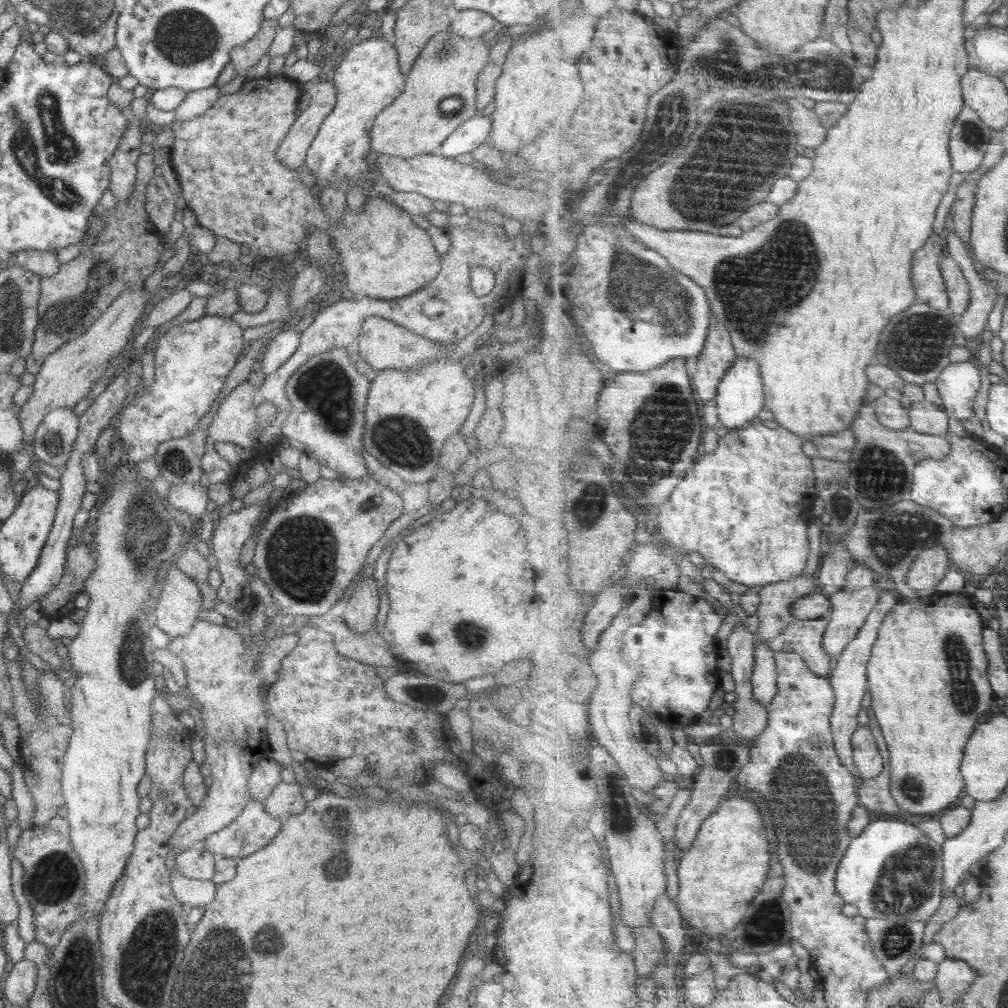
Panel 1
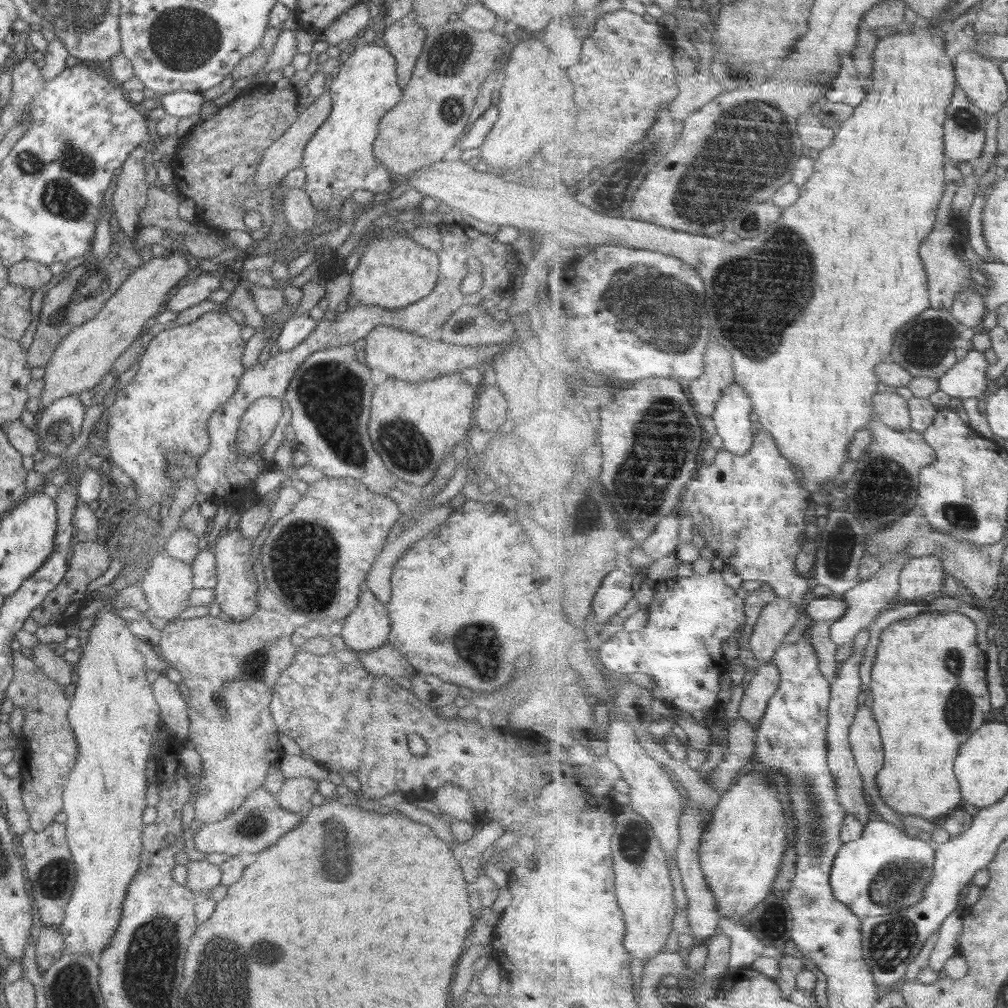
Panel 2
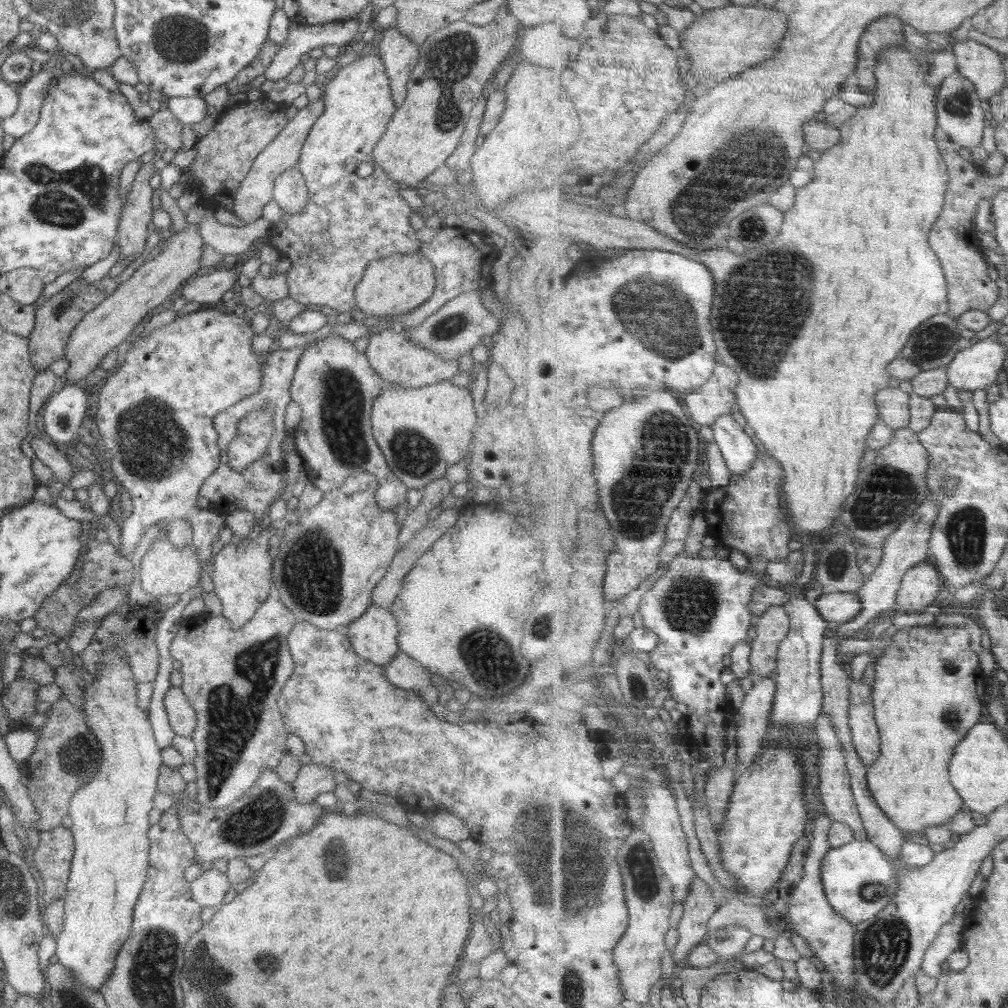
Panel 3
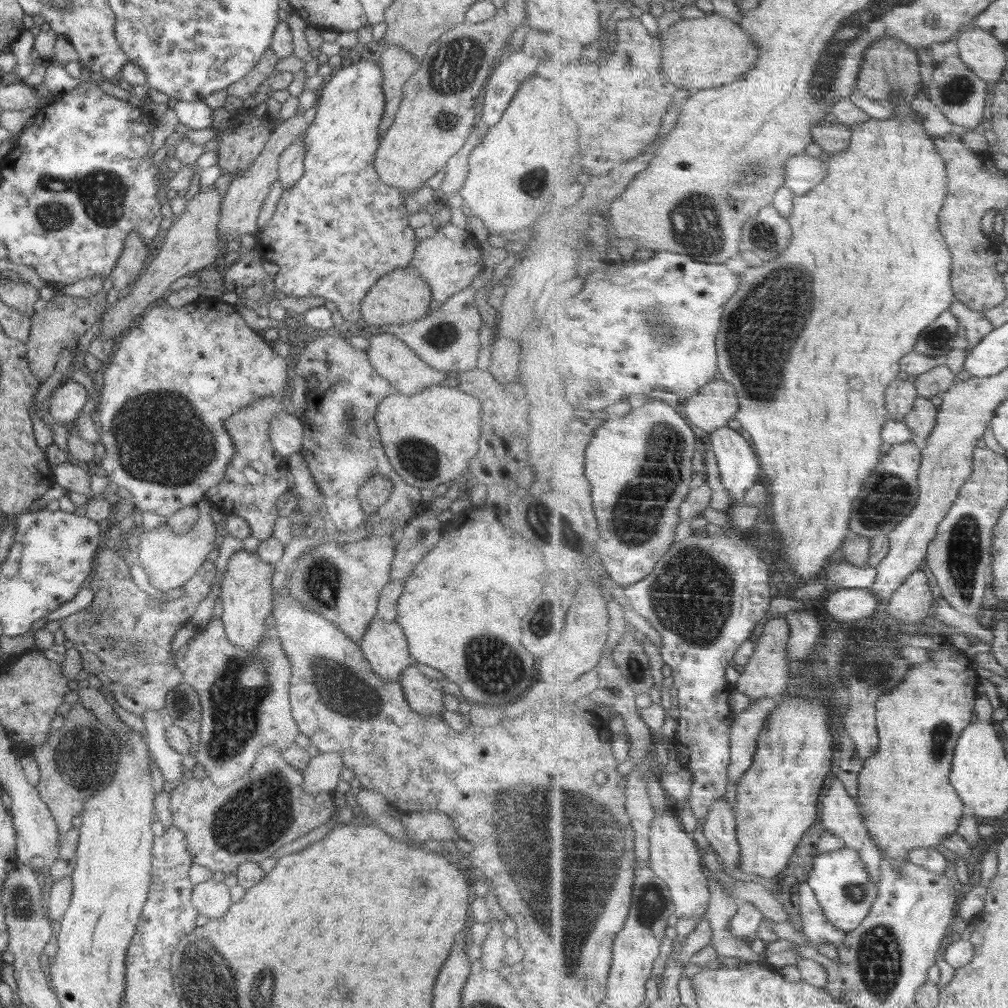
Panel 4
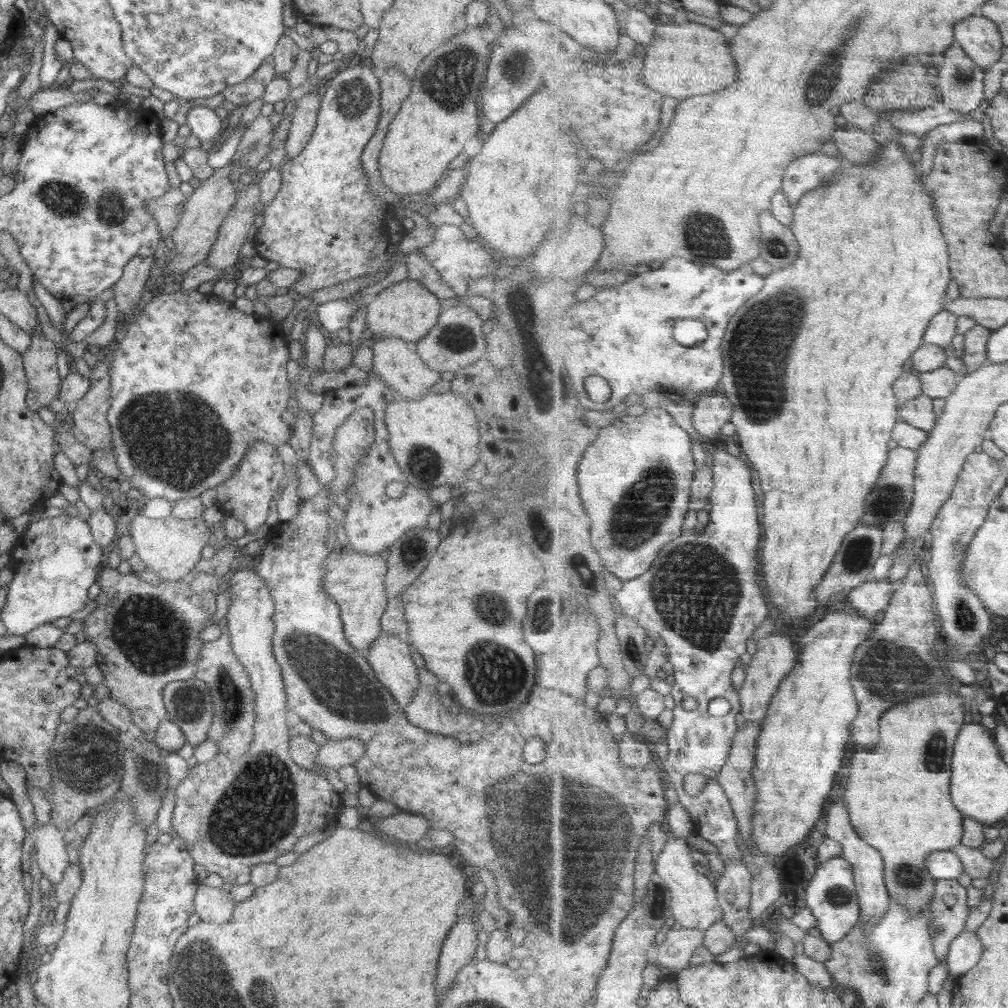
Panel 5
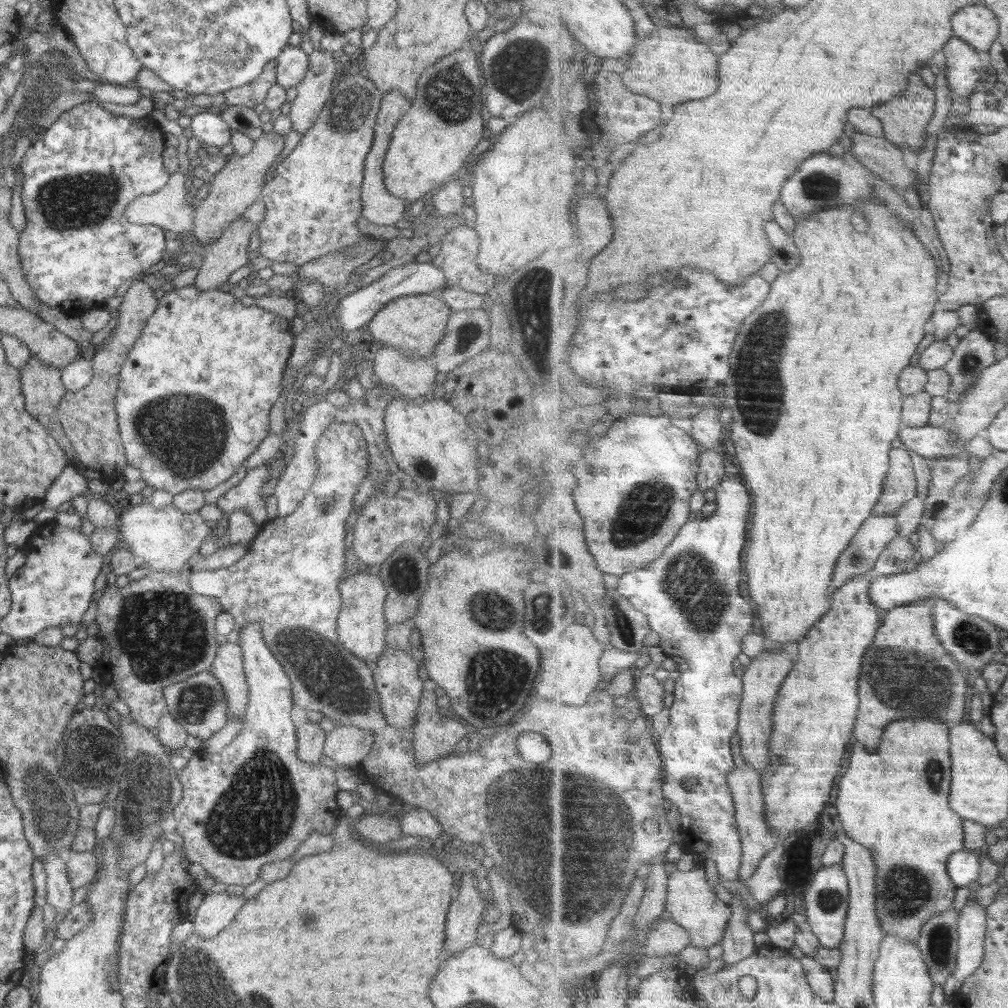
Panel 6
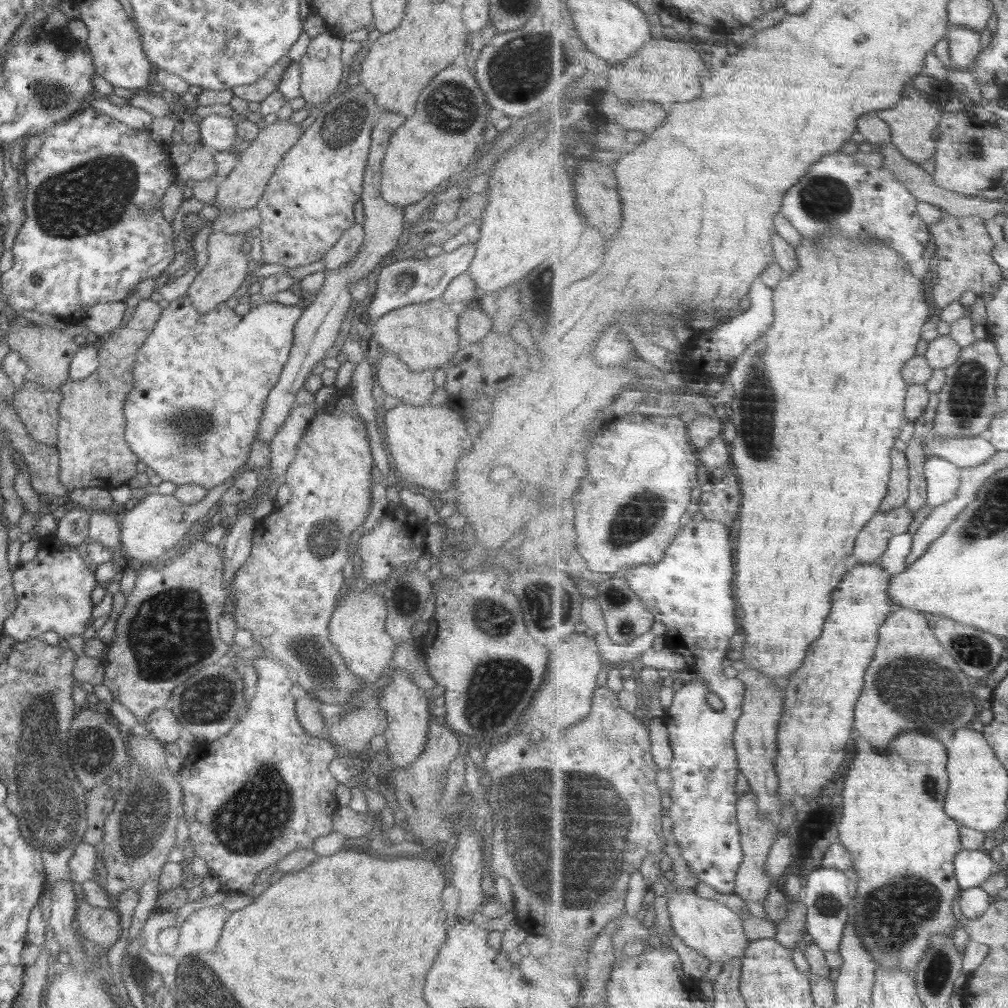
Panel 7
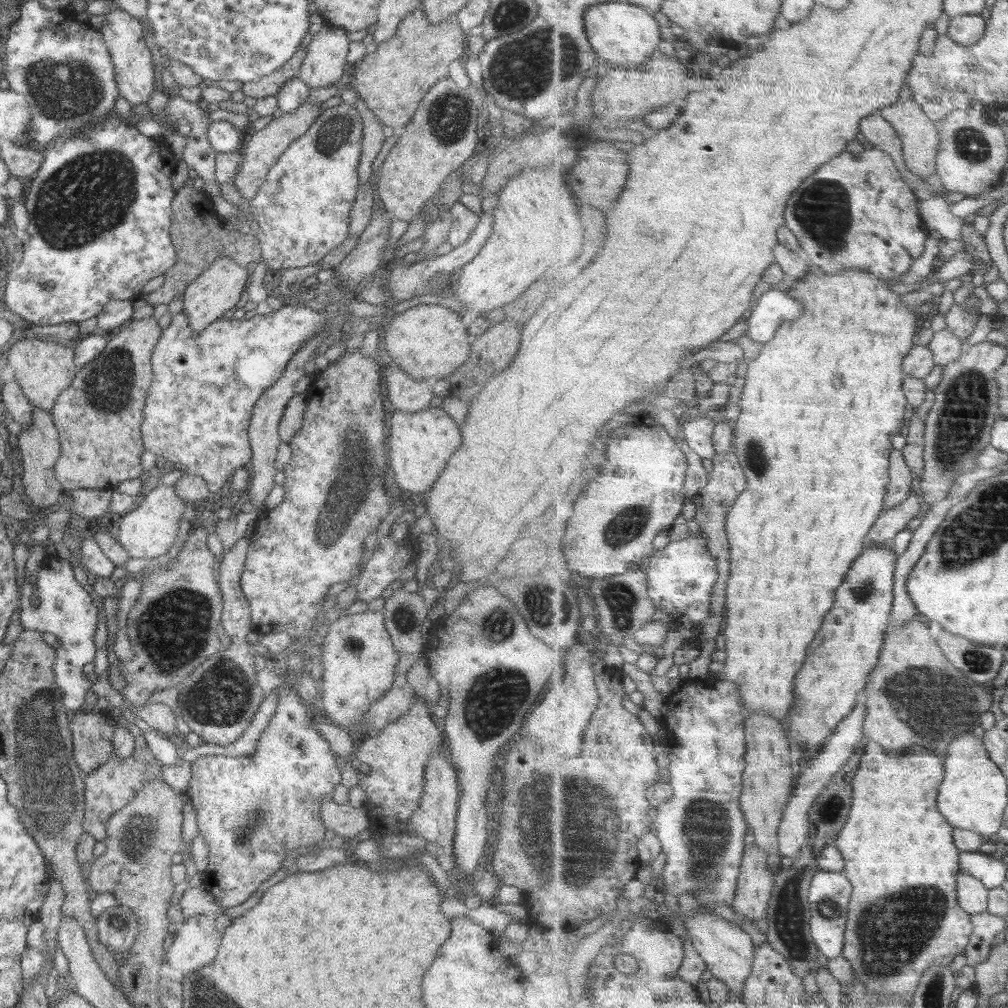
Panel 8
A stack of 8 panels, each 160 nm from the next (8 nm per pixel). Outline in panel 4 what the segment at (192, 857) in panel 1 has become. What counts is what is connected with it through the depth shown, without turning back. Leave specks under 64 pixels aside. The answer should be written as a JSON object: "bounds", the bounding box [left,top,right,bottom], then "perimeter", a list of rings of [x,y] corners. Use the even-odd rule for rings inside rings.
{"bounds":[191,878,232,918],"perimeter":[[[212,878],[199,882],[193,886],[191,902],[194,902],[200,914],[208,918],[222,918],[232,904],[230,889],[224,880],[220,882]]]}

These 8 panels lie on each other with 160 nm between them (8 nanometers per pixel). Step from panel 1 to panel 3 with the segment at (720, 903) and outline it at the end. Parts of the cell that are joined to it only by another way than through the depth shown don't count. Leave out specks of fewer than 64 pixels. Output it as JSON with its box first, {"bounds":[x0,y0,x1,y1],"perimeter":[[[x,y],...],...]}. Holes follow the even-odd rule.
{"bounds":[719,741,810,896],"perimeter":[[[788,741],[779,745],[778,747],[772,745],[772,747],[764,748],[764,752],[761,756],[749,767],[749,769],[741,775],[737,780],[737,785],[735,788],[735,793],[732,797],[732,802],[729,804],[728,816],[726,817],[727,824],[723,826],[723,829],[719,832],[719,837],[721,840],[721,855],[723,856],[723,864],[726,870],[729,870],[736,878],[739,880],[739,884],[743,886],[745,892],[749,892],[750,896],[768,896],[770,890],[774,888],[776,882],[780,882],[782,874],[784,874],[784,868],[788,866],[790,858],[792,858],[792,850],[796,846],[796,842],[800,841],[800,838],[804,836],[806,832],[806,822],[810,820],[810,814],[808,814],[808,809],[806,809],[806,794],[804,794],[804,768],[800,763],[798,763],[798,755],[796,755],[796,750],[790,747]]]}

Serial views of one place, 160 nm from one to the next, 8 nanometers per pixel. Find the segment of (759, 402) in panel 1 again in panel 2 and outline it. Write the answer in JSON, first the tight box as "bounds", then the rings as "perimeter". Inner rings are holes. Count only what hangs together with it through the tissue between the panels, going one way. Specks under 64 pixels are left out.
{"bounds":[713,382,757,456],"perimeter":[[[738,382],[731,384],[713,414],[725,449],[738,456],[746,456],[754,449],[757,433],[752,422],[752,412],[755,412],[753,400],[745,390],[746,387]]]}

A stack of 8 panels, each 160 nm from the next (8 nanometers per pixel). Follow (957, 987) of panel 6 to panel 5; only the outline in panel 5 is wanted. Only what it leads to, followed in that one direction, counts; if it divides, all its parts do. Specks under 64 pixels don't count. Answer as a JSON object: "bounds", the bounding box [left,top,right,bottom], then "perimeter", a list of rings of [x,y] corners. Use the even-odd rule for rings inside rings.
{"bounds":[947,930,985,983],"perimeter":[[[978,930],[966,931],[952,944],[947,958],[947,966],[957,983],[959,979],[976,968],[985,953],[982,939],[978,937]]]}

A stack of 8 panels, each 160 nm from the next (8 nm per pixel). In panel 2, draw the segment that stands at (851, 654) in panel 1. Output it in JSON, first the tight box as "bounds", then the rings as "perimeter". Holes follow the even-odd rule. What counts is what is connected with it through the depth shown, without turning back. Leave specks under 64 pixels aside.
{"bounds":[829,627,874,825],"perimeter":[[[871,627],[865,628],[855,638],[855,649],[852,657],[842,663],[838,678],[833,682],[833,701],[830,708],[830,727],[829,732],[829,763],[833,768],[833,773],[839,784],[839,795],[843,805],[849,810],[850,815],[856,815],[867,825],[872,819],[874,810],[864,791],[865,778],[862,776],[861,768],[858,766],[853,744],[851,742],[851,731],[854,721],[857,720],[858,708],[860,706],[860,694],[866,689],[862,682],[862,662],[864,654],[868,650],[868,644],[872,640]]]}

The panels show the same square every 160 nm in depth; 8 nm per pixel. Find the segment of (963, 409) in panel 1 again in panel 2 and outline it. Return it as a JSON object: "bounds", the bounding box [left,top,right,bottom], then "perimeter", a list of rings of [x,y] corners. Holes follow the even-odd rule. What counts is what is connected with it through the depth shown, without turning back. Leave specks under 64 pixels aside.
{"bounds":[939,350,994,400],"perimeter":[[[969,350],[965,359],[939,379],[940,388],[950,397],[962,400],[986,397],[994,389],[988,378],[988,368],[990,362],[984,351]]]}

